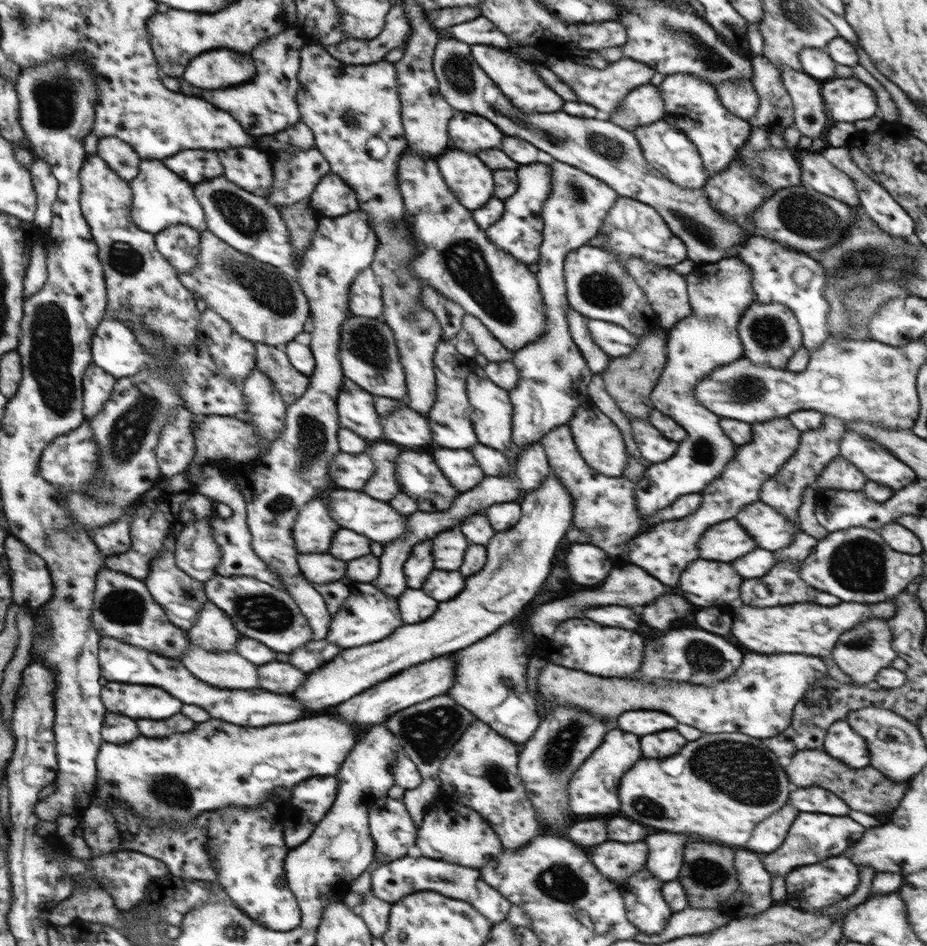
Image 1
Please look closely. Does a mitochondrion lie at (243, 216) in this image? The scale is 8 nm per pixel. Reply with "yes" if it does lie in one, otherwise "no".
yes

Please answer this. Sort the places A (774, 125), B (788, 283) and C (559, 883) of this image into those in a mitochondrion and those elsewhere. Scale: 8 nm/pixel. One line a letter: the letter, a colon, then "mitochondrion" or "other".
A: other
B: other
C: mitochondrion

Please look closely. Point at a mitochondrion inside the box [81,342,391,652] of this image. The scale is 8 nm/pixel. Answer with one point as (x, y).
(126, 437)

